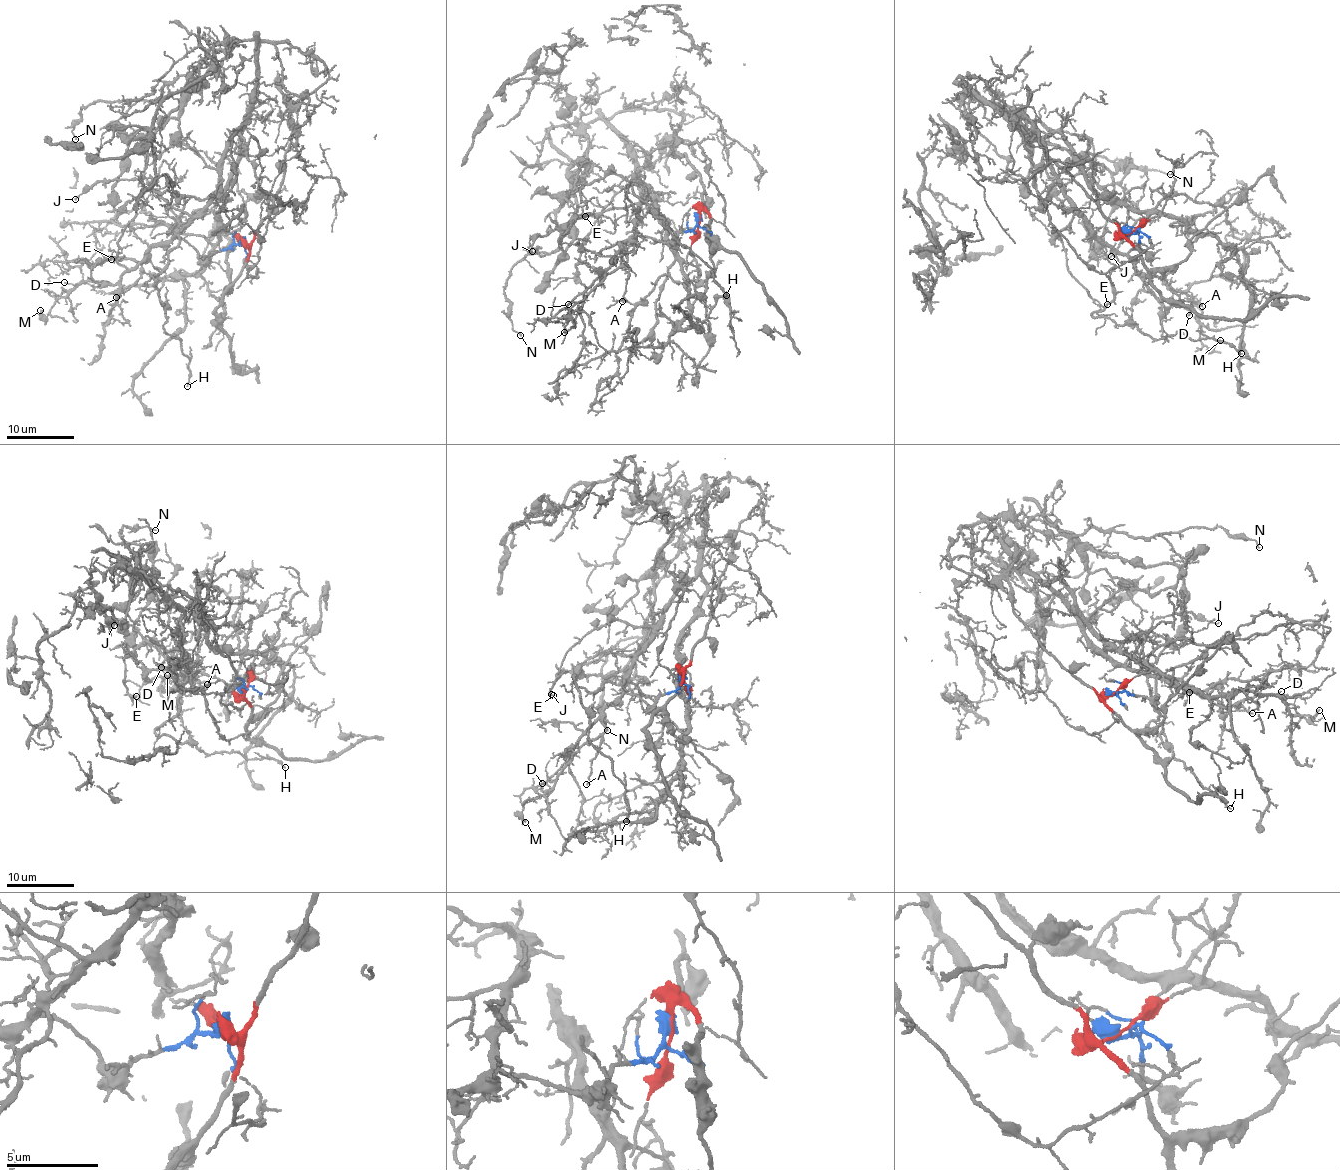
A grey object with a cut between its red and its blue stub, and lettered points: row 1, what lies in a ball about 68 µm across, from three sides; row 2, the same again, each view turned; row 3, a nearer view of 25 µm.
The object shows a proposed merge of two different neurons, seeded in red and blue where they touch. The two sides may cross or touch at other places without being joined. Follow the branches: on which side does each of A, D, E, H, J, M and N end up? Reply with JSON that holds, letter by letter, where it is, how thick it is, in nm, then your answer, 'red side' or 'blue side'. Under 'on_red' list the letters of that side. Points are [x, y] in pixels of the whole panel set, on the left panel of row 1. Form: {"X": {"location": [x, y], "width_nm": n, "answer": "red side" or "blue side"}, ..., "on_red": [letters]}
{"A": {"location": [116, 297], "width_nm": 110, "answer": "blue side"}, "D": {"location": [64, 282], "width_nm": 110, "answer": "blue side"}, "E": {"location": [111, 259], "width_nm": 120, "answer": "blue side"}, "H": {"location": [187, 386], "width_nm": 160, "answer": "blue side"}, "J": {"location": [75, 199], "width_nm": 110, "answer": "blue side"}, "M": {"location": [40, 310], "width_nm": 130, "answer": "blue side"}, "N": {"location": [75, 139], "width_nm": 100, "answer": "blue side"}, "on_red": []}

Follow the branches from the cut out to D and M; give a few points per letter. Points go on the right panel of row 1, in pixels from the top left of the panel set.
D: (1130, 232), (1137, 234), (1146, 254), (1134, 248), (1128, 256), (1148, 290), (1165, 308), (1188, 308), (1190, 315)
M: (1130, 232), (1146, 254), (1134, 248), (1129, 256), (1148, 290), (1165, 308), (1192, 309), (1207, 347), (1221, 340)

